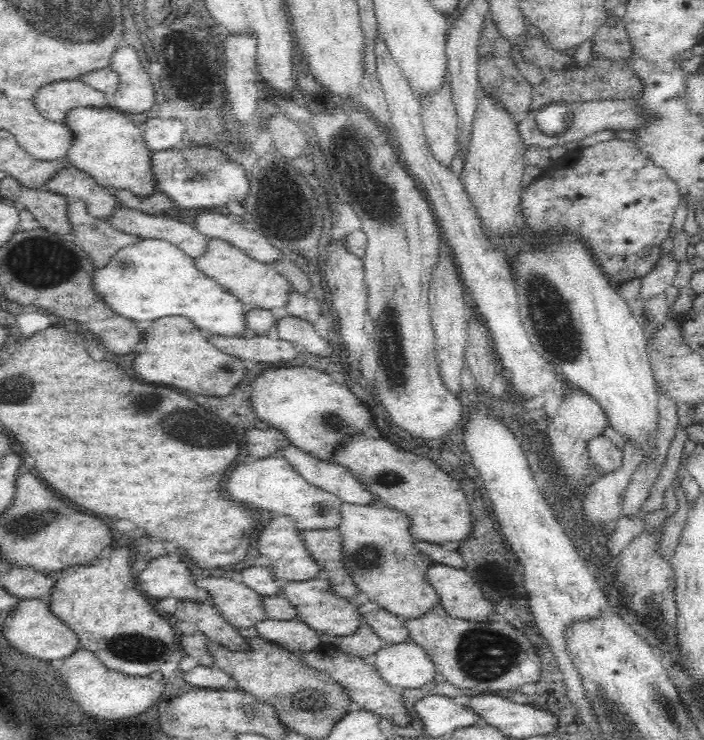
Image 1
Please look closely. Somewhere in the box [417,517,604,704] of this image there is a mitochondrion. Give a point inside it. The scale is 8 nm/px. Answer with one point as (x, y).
(489, 655)

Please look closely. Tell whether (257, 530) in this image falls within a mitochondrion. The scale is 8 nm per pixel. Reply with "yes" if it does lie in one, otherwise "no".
no

